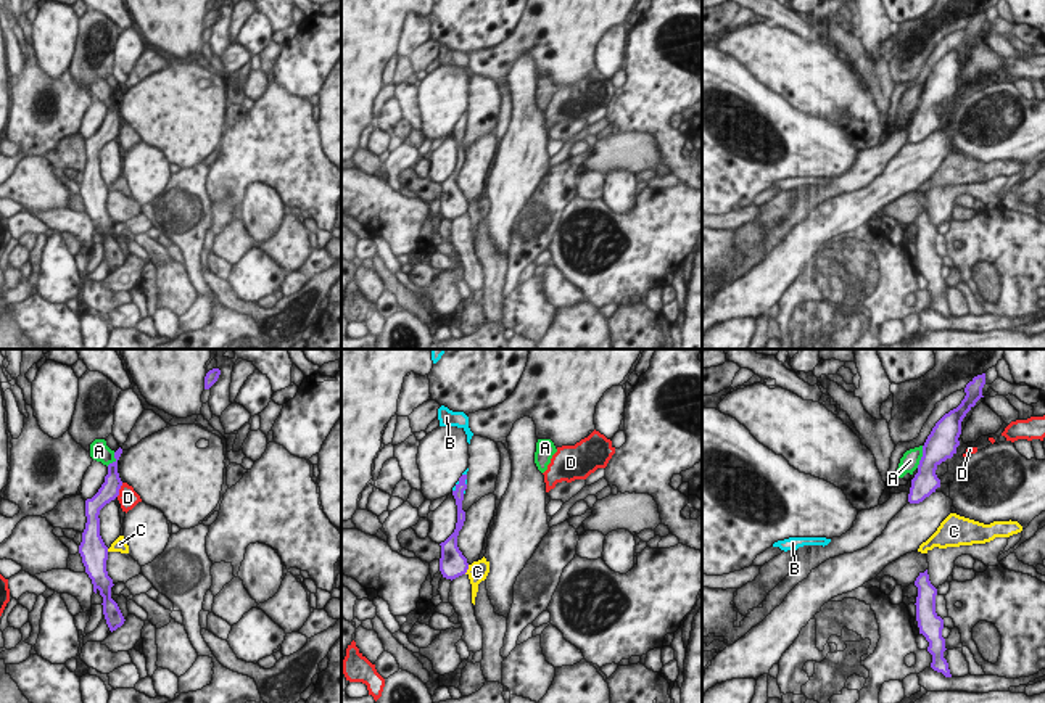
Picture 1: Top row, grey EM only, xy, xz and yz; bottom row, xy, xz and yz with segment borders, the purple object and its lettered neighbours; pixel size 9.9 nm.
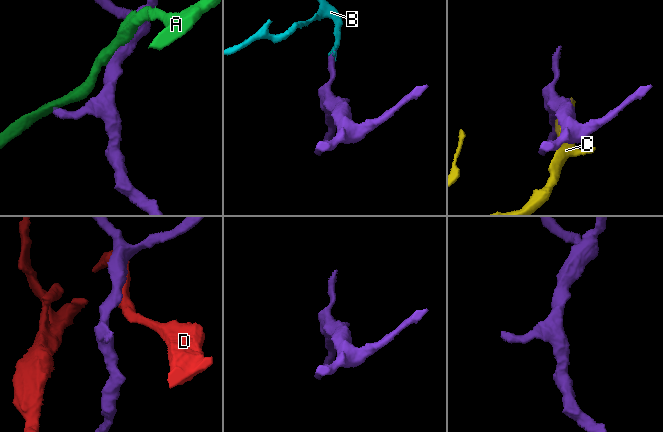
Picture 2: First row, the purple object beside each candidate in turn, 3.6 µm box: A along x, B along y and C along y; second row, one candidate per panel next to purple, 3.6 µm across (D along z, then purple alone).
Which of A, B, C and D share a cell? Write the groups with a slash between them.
A / B / C / D

